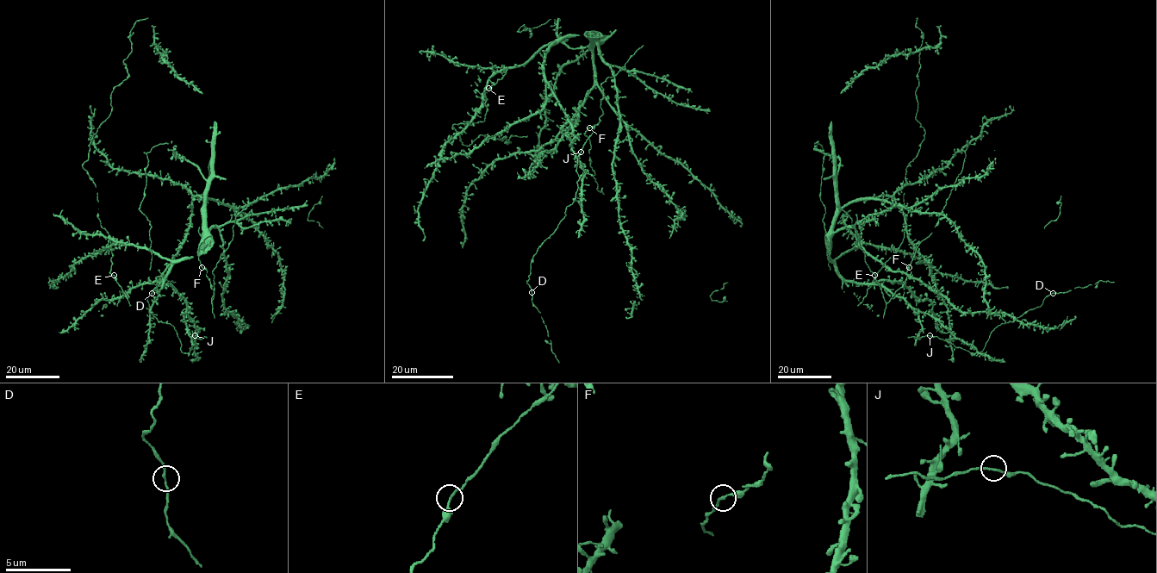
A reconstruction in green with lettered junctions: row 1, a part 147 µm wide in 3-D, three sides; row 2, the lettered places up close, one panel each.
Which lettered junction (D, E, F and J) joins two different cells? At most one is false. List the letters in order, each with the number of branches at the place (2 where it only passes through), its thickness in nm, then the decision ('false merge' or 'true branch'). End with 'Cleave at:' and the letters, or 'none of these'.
D: 2 branches meet; 170 nm thick; true branch
E: 2 branches meet; 150 nm thick; true branch
F: 2 branches meet; 170 nm thick; true branch
J: 2 branches meet; 170 nm thick; true branch
Cleave at: none of these

